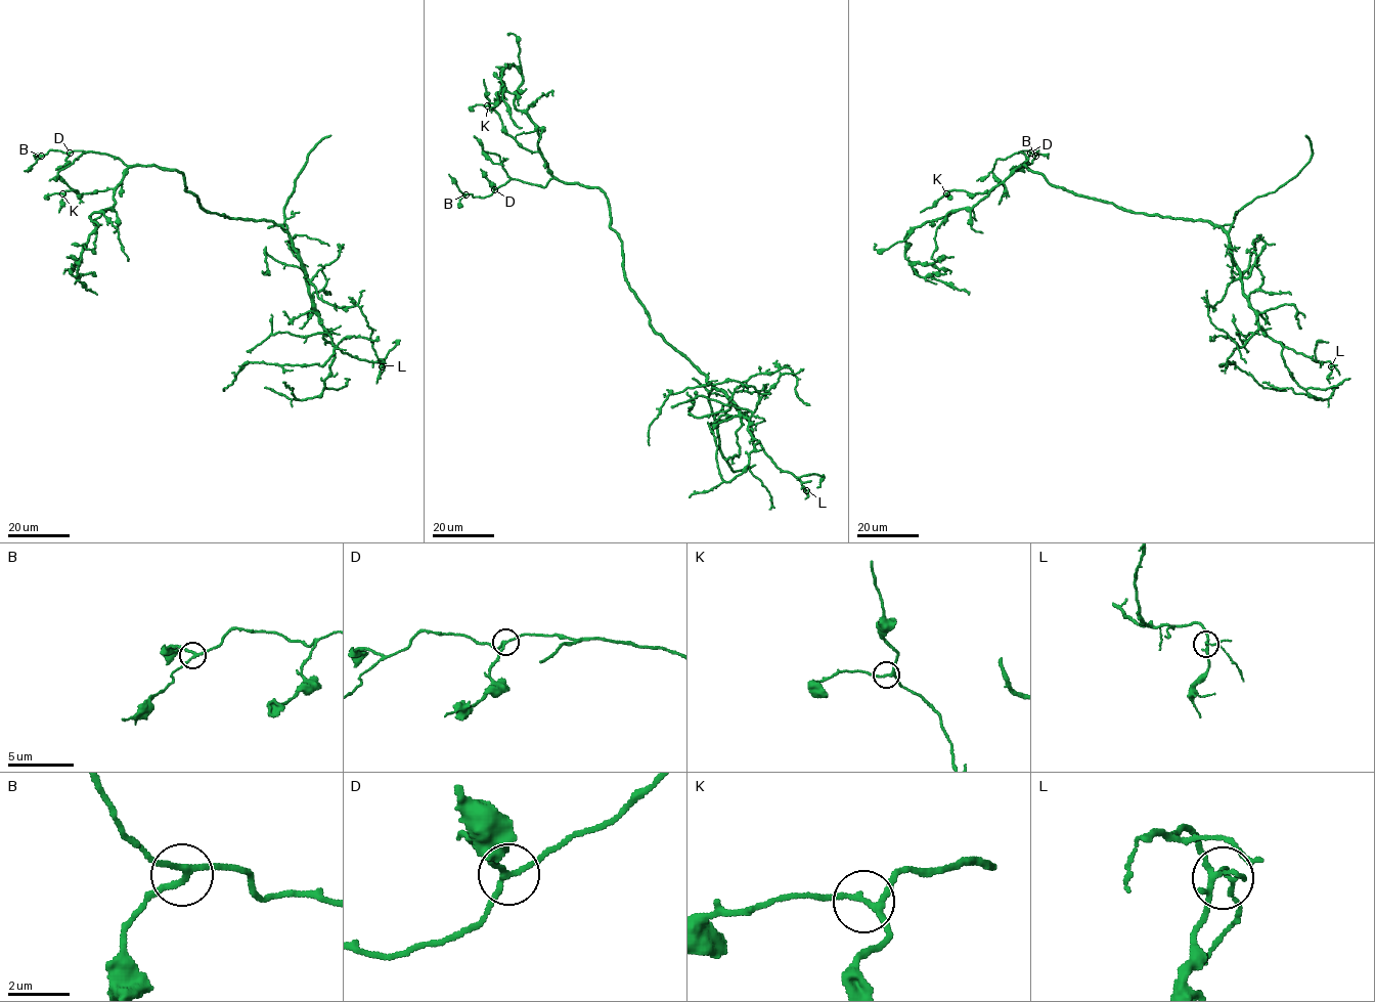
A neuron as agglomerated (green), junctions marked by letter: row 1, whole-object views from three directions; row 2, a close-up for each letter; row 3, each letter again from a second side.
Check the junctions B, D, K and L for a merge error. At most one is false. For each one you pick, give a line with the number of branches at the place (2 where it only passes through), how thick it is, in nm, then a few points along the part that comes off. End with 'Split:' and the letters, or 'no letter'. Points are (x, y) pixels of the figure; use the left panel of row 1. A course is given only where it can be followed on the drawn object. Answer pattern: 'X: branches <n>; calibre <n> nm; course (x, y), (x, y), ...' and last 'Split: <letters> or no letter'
Split: no letter

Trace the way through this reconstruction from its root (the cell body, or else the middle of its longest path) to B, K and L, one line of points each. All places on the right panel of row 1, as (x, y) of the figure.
B: (1136, 213), (1056, 187), (1041, 174), (1019, 165), (1028, 159), (1020, 151), (1034, 154), (1037, 149), (1035, 156)
K: (1136, 213), (1056, 187), (1025, 165), (1019, 165), (990, 190), (971, 194), (952, 189), (946, 193)
L: (1136, 213), (1220, 226), (1257, 325), (1284, 347), (1331, 366)

